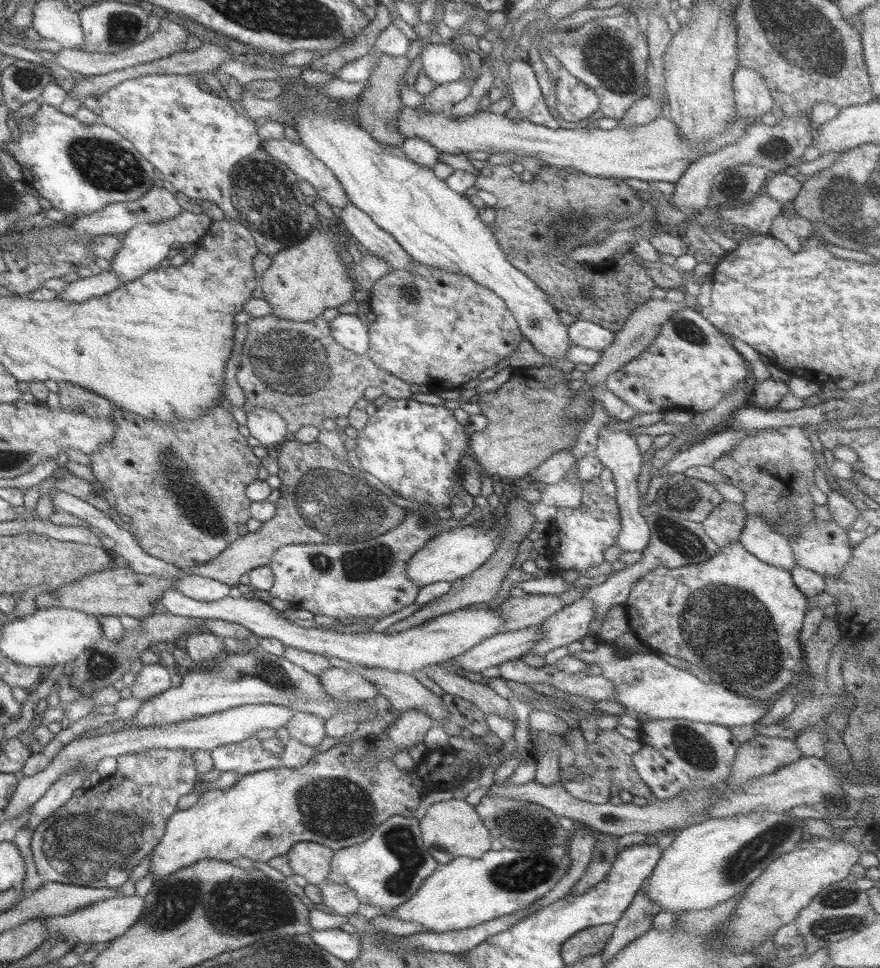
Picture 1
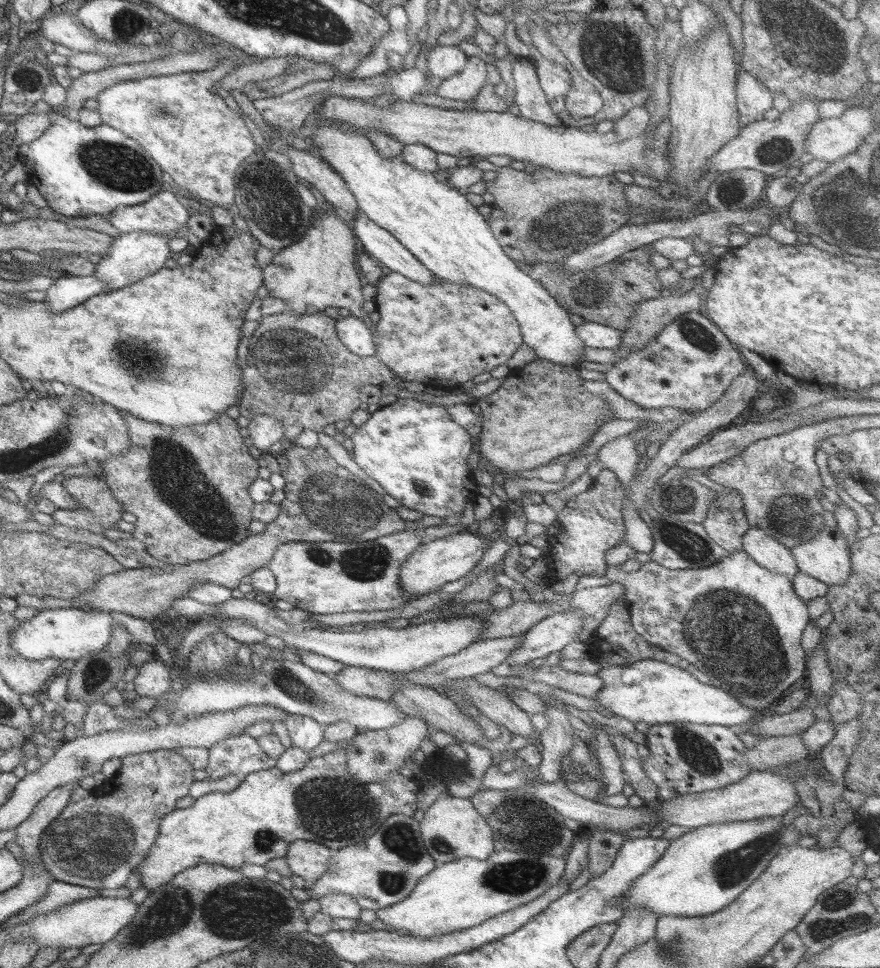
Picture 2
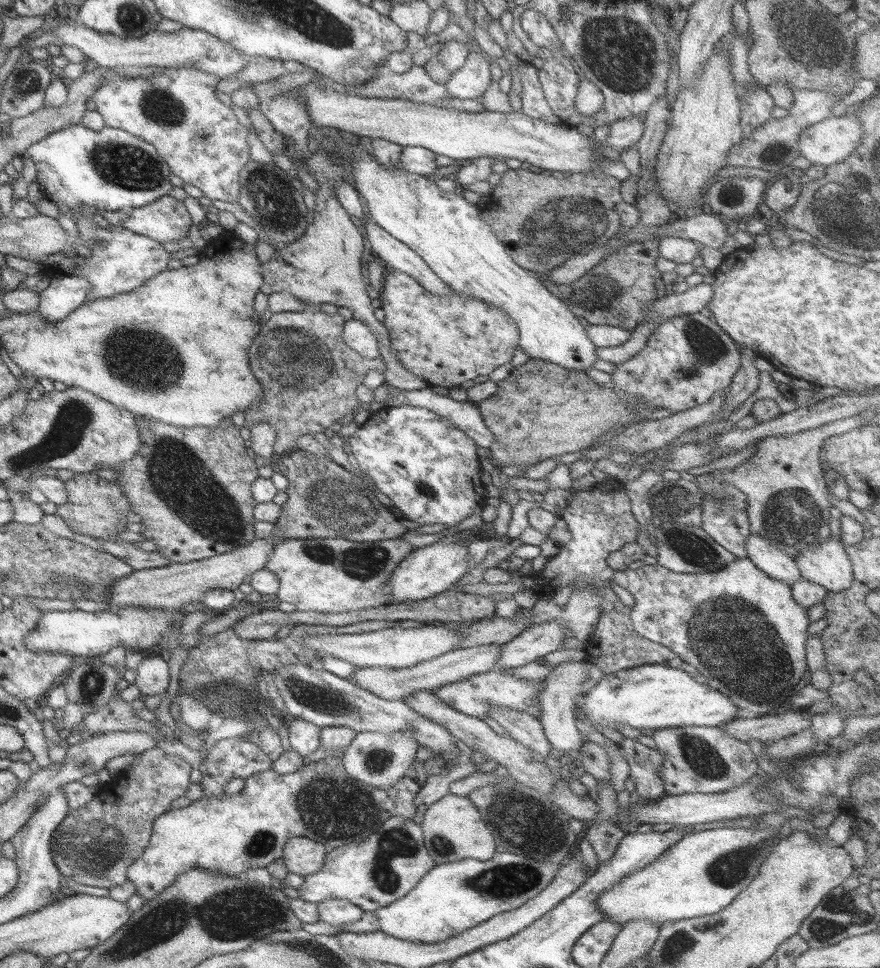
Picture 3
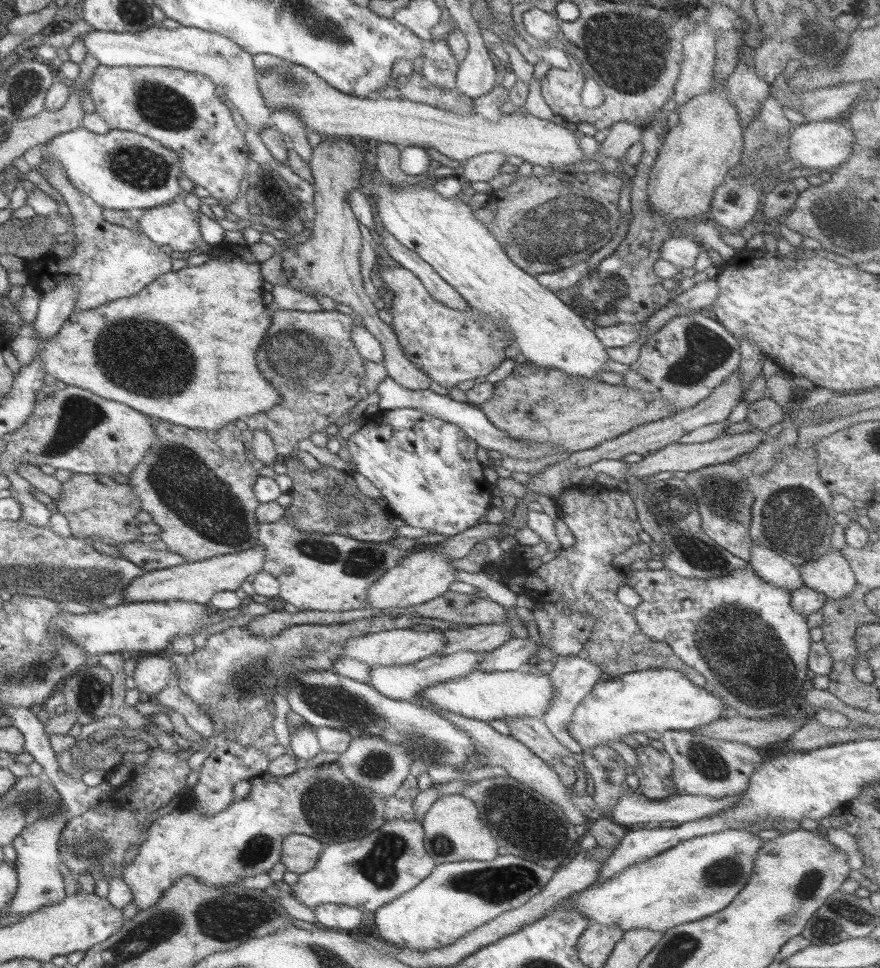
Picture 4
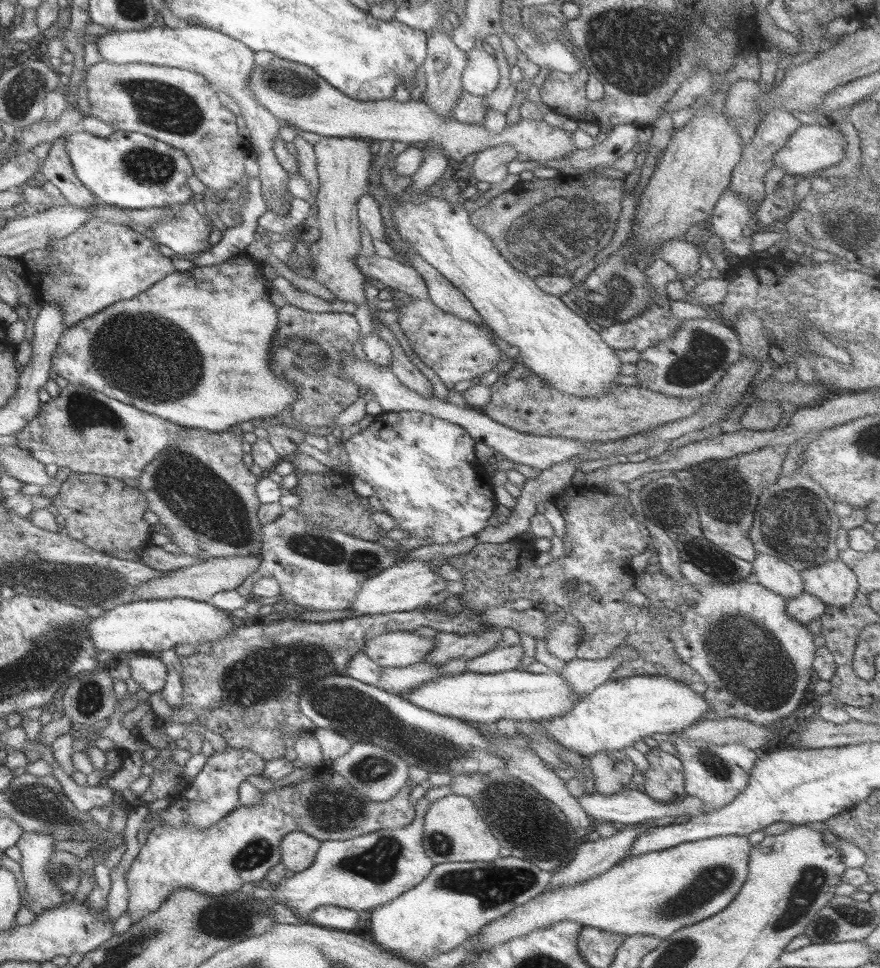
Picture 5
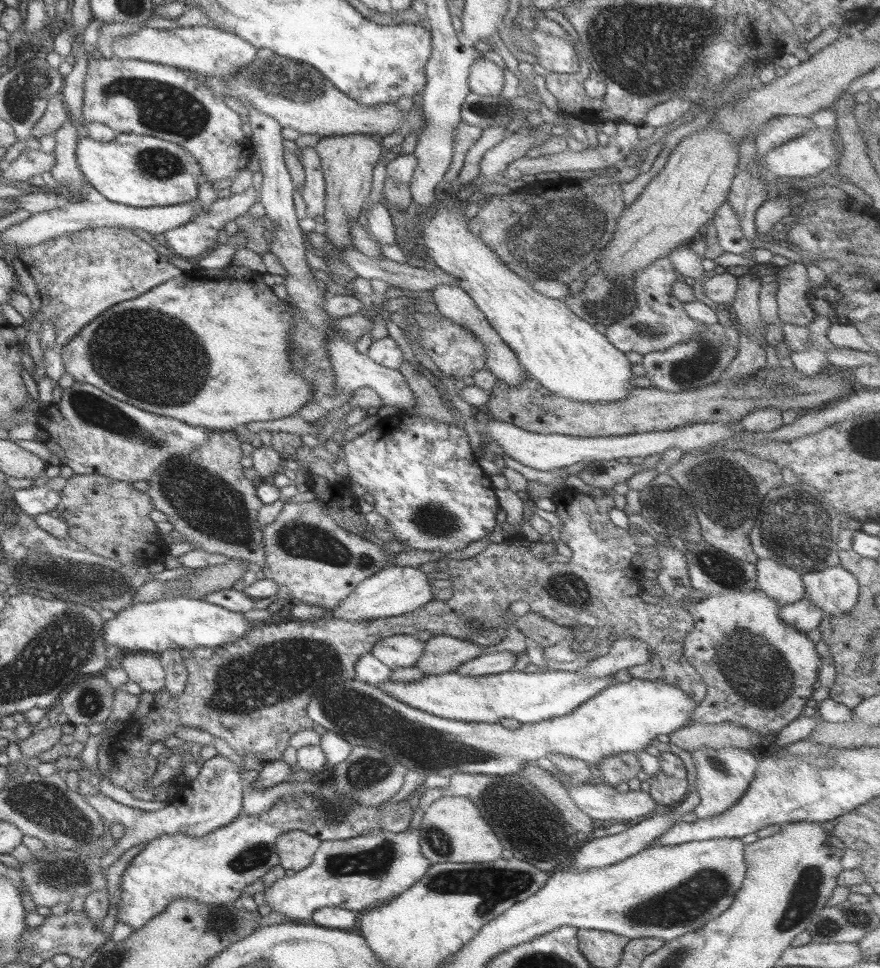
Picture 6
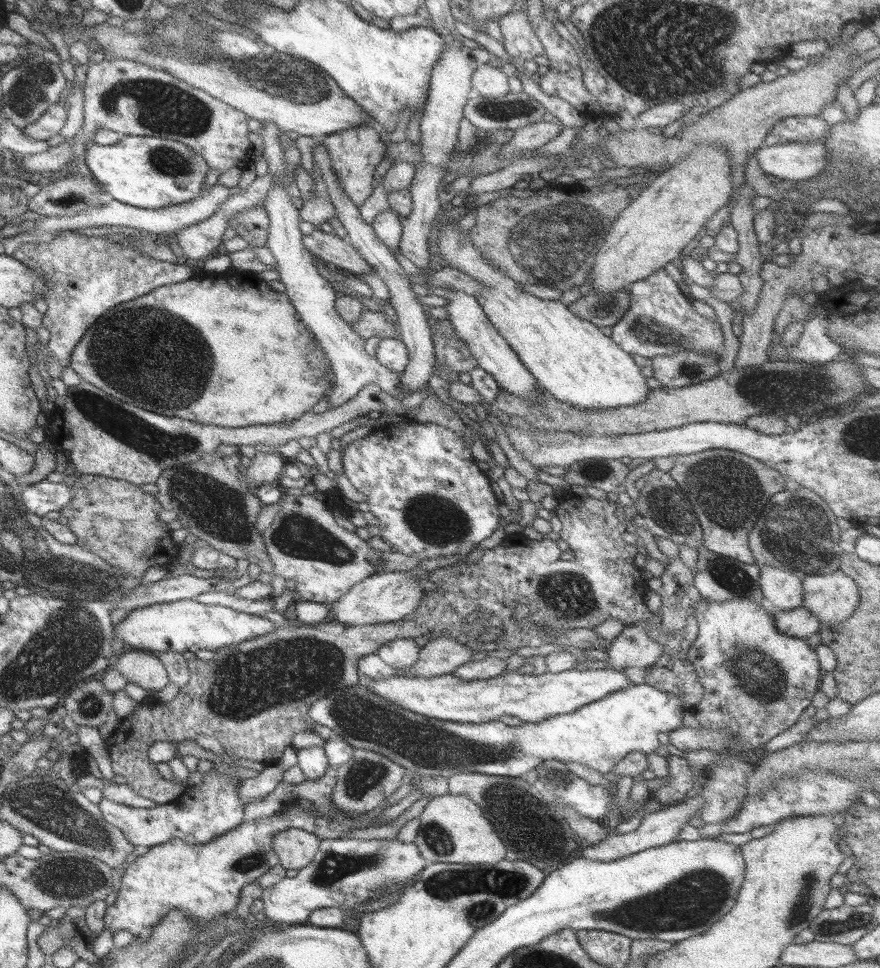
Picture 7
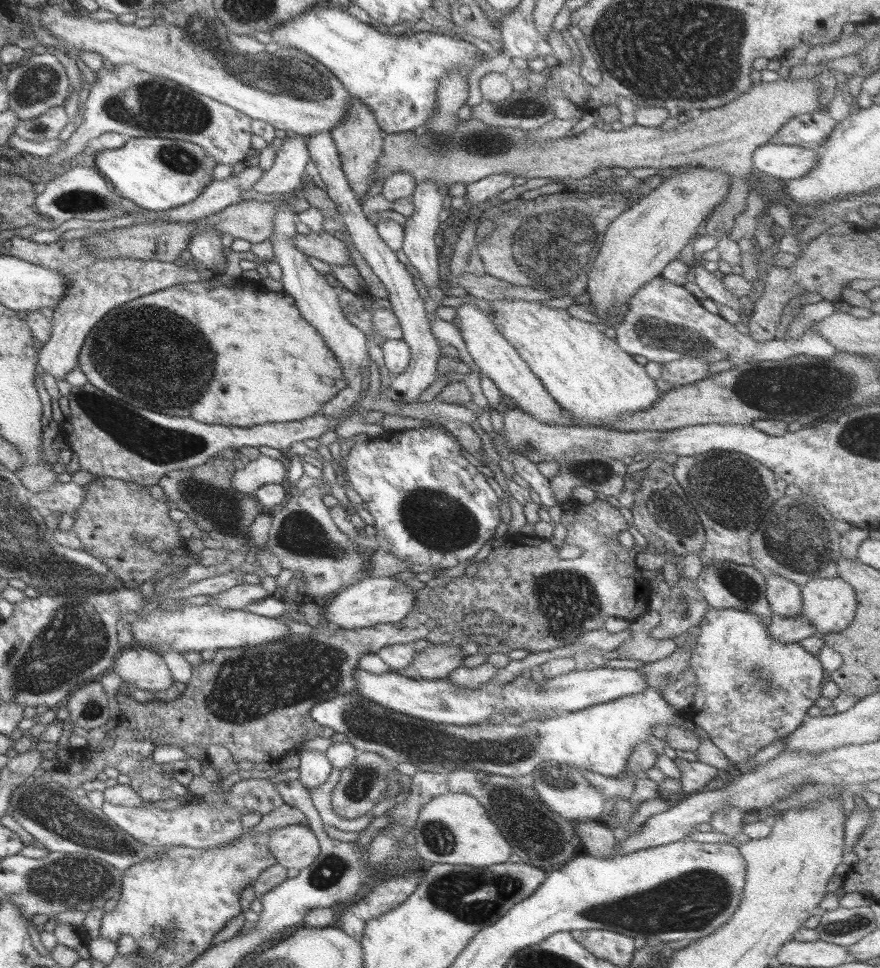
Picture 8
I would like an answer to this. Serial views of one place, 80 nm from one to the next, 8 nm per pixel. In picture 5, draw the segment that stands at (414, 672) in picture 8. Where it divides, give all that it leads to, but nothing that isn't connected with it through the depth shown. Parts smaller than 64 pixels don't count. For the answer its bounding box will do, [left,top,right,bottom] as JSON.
[422,628,501,666]

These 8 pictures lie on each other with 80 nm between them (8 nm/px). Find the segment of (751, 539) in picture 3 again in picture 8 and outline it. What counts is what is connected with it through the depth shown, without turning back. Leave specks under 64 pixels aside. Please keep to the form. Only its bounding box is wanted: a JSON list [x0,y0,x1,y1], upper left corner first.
[765,576,800,618]

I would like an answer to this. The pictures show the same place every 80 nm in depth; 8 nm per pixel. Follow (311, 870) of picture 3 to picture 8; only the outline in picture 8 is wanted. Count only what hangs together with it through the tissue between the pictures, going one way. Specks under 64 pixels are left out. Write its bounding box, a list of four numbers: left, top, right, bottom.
[267,825,319,871]

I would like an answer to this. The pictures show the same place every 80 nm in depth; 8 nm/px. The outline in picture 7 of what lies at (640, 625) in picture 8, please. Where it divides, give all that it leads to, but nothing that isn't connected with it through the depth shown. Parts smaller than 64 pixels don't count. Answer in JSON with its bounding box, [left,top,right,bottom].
[605,626,664,670]

